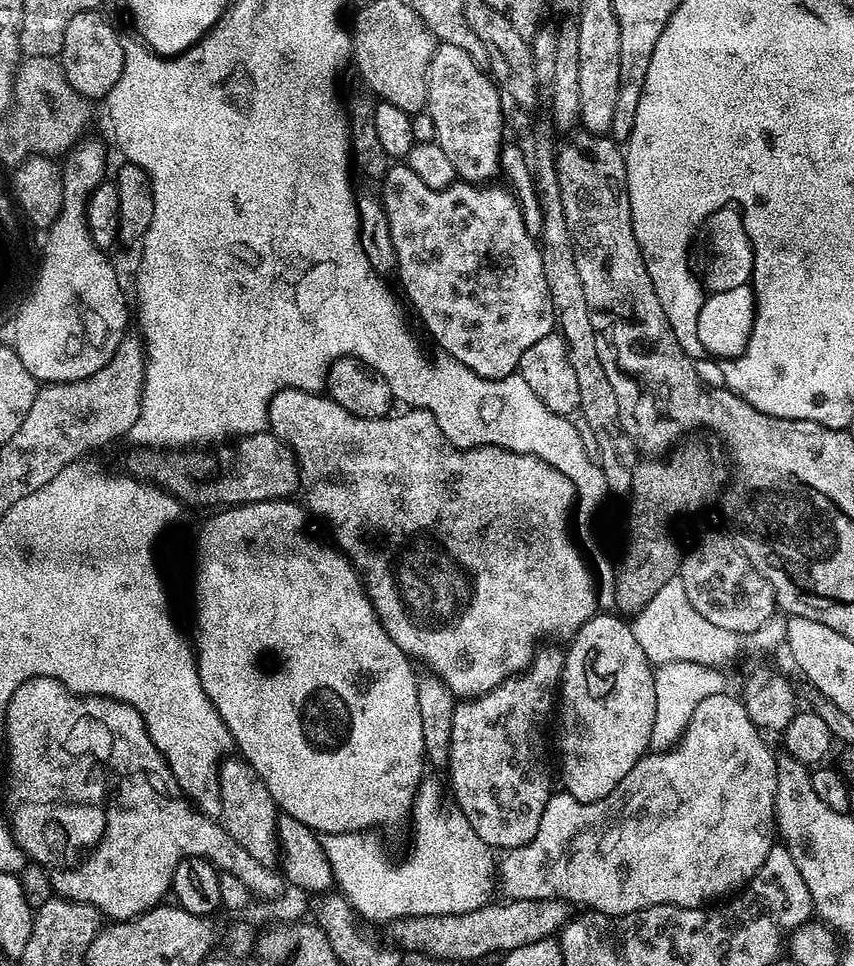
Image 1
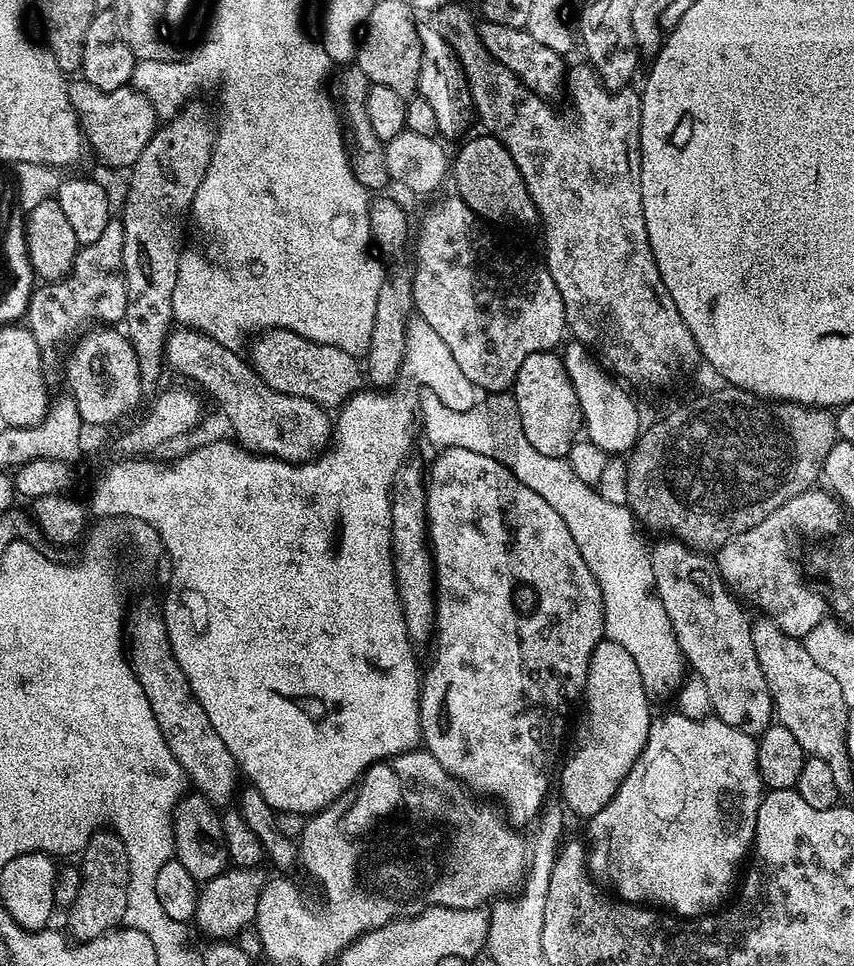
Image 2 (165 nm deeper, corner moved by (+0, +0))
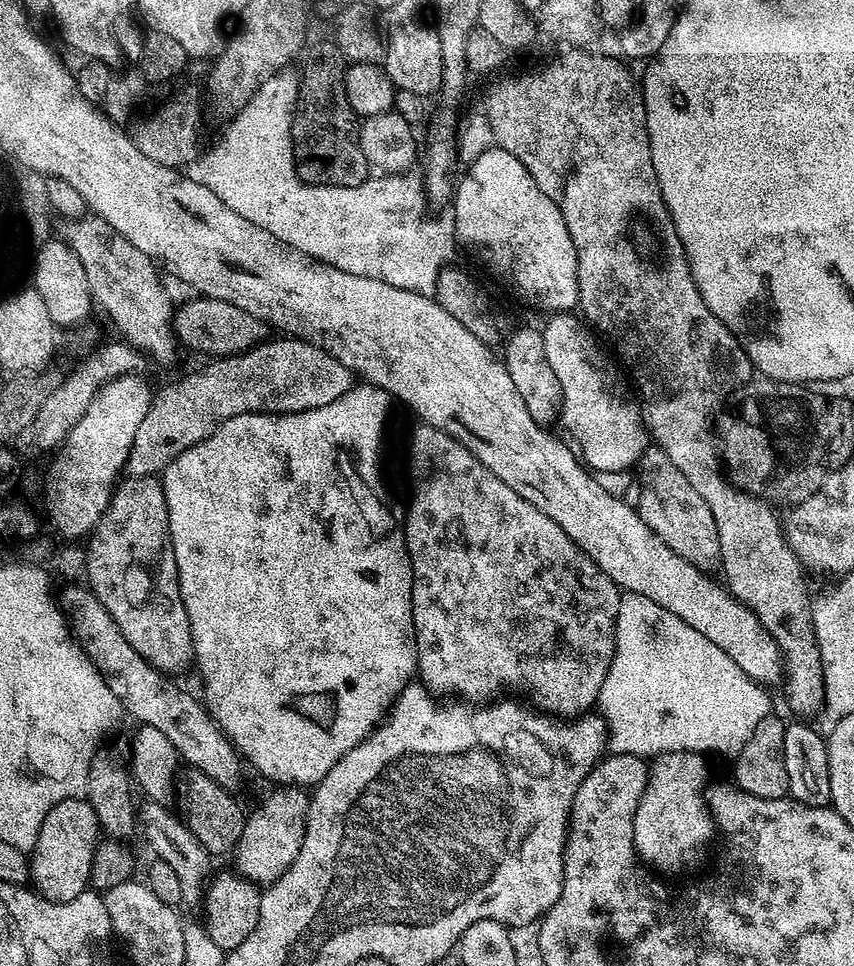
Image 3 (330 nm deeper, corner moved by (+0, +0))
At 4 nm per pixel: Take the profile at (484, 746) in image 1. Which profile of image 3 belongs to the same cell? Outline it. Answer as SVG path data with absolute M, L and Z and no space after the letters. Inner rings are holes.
M420 422L412 432L412 445L408 456L412 459L412 501L406 504L404 537L408 557L412 563L412 621L416 635L416 667L425 688L444 698L459 698L464 702L492 702L507 688L521 688L528 692L527 699L541 713L557 718L575 718L589 711L600 699L602 682L610 670L610 662L616 649L616 619L620 605L621 589L598 567L587 554L572 541L570 534L546 518L538 506L530 506L522 494L514 494L498 474L494 474L466 446L462 446L450 434L434 426Z

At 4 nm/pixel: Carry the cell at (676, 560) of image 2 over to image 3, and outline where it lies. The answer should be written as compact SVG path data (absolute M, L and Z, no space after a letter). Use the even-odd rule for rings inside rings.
M645 447L638 461L639 468L638 511L646 526L650 526L650 530L654 530L678 558L686 558L686 562L698 566L703 572L715 573L715 568L717 571L721 567L718 526L714 526L714 514L710 514L710 506L706 506L702 494L686 482L686 474L674 466L670 454L662 448Z

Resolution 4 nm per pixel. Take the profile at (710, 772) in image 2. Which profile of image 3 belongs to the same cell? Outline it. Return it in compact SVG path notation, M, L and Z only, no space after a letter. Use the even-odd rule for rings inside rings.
M662 752L651 761L648 784L634 814L632 844L637 857L657 873L680 872L698 863L704 847L714 837L714 821L706 799L710 779L704 760L698 752Z

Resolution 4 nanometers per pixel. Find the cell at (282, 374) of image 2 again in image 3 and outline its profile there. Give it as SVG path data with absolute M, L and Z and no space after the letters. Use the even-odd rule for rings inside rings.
M197 295L196 300L188 300L175 309L172 327L176 330L177 341L196 352L205 352L208 358L237 356L249 348L255 348L269 335L269 325L256 320L254 314L246 314L246 310L238 310L230 302L222 302L218 298Z

